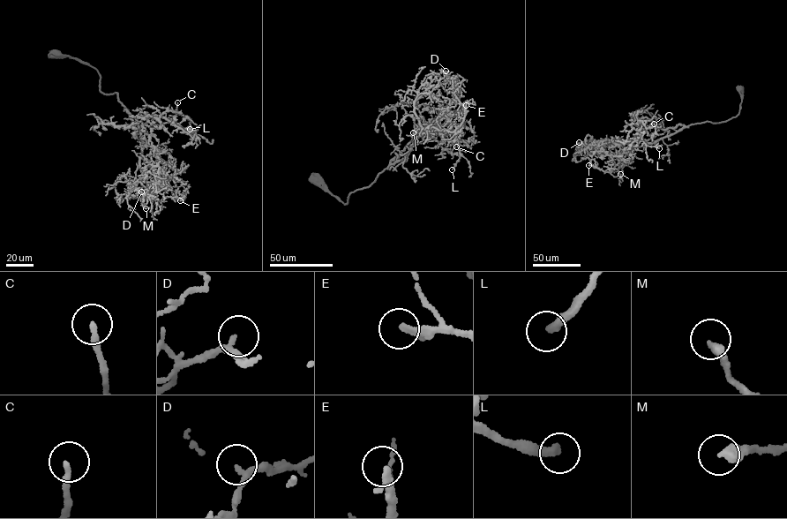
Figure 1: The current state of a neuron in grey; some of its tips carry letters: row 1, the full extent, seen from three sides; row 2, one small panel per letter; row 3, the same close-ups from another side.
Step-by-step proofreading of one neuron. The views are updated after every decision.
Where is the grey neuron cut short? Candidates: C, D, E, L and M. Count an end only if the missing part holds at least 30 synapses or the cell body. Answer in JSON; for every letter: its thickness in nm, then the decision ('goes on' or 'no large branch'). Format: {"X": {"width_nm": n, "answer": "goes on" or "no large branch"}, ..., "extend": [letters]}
{"C": {"width_nm": 220, "answer": "no large branch"}, "D": {"width_nm": 180, "answer": "no large branch"}, "E": {"width_nm": 240, "answer": "goes on"}, "L": {"width_nm": 320, "answer": "goes on"}, "M": {"width_nm": 340, "answer": "no large branch"}, "extend": ["E", "L"]}

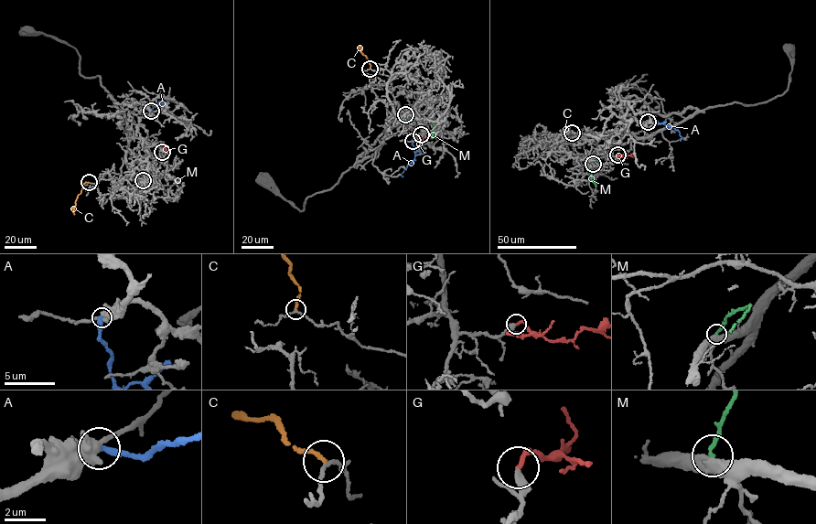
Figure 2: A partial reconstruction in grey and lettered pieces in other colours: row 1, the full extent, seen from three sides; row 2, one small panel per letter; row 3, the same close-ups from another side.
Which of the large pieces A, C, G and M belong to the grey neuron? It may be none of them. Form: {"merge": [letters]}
{"merge": ["G"]}

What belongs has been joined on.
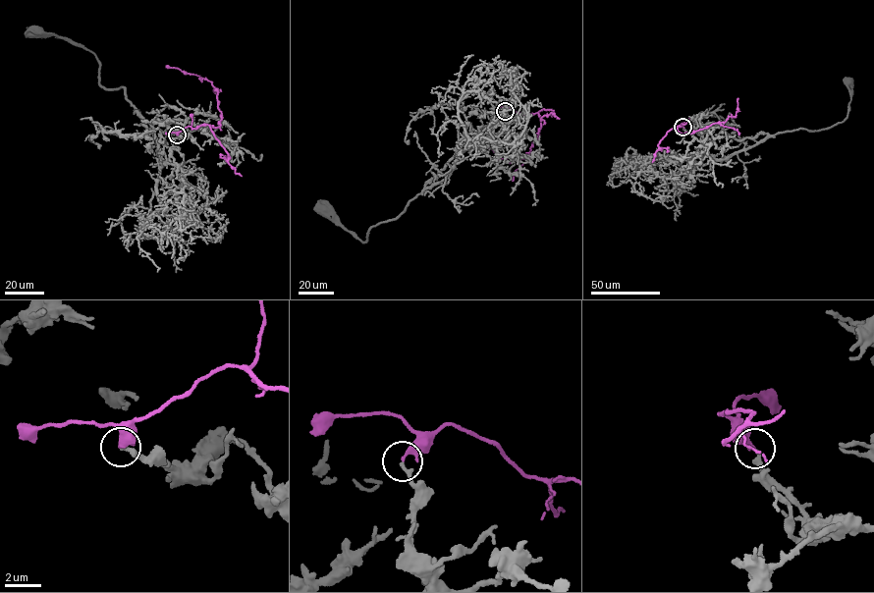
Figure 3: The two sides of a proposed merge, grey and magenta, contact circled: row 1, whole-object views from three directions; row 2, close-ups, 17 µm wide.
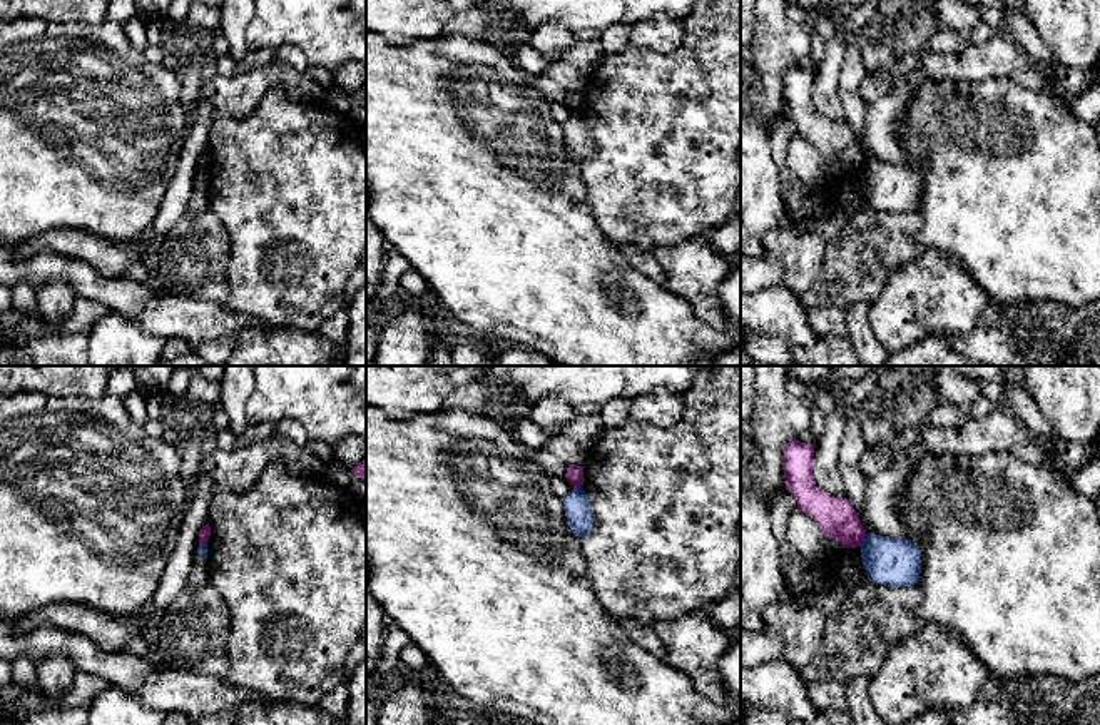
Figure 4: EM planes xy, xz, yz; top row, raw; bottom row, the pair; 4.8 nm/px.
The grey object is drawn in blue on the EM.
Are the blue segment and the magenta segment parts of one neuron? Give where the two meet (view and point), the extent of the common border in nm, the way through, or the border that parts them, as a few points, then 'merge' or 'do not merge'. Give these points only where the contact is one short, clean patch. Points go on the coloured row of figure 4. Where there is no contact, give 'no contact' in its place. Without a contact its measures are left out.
meets blue in yz at (863, 540); contact 70 nm long; border along yz (866, 535), (860, 545); do not merge

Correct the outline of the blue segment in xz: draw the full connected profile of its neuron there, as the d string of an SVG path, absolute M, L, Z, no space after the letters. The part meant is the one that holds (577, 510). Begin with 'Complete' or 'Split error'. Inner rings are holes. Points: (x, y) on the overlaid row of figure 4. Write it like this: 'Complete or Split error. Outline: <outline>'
Complete. Outline: M573 488L563 498L567 523L575 536L583 540L593 530L593 518L588 504L588 496L580 488Z

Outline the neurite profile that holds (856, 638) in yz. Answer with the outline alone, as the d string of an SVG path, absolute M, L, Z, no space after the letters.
M864 581L826 618L819 650L799 677L809 685L826 680L848 683L858 675L871 678L883 667L889 646L924 625L916 615L921 600L918 586Z

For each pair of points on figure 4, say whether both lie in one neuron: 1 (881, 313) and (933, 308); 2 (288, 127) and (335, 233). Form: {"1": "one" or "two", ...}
{"1": "one", "2": "one"}

